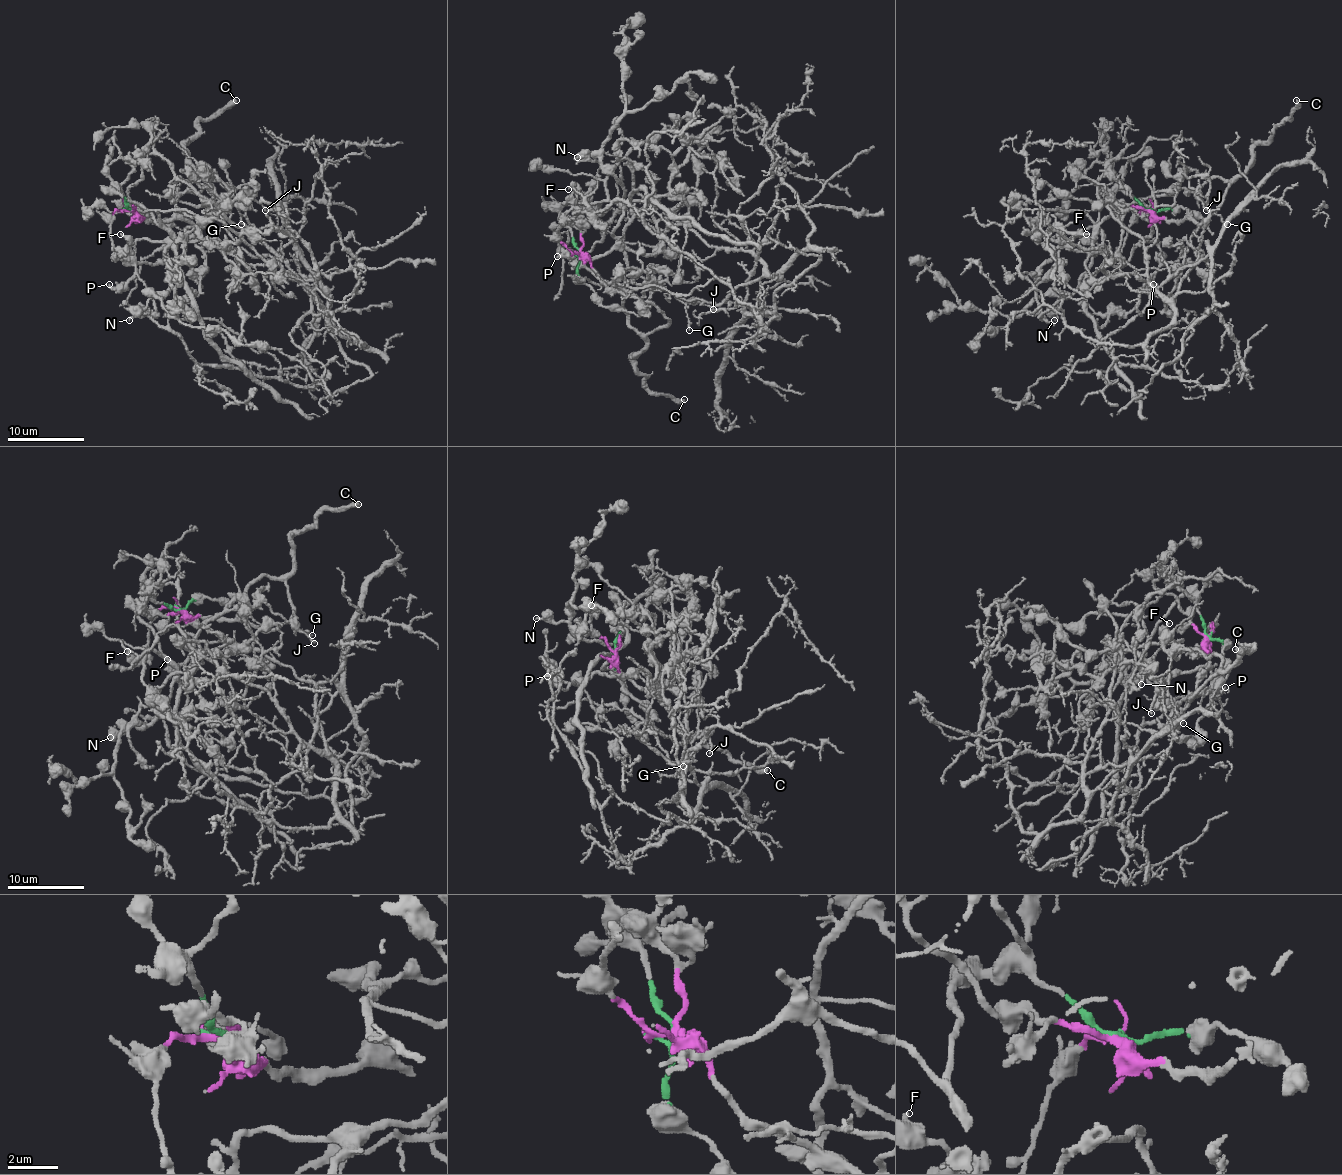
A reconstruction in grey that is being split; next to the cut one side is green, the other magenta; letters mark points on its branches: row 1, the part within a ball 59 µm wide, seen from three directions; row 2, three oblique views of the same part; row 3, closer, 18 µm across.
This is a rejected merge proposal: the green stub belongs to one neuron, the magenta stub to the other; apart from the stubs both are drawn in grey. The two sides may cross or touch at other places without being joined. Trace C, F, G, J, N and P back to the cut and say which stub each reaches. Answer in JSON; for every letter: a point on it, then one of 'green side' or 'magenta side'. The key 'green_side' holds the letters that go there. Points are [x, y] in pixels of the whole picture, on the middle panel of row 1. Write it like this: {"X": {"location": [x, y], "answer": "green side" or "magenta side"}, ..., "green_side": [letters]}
{"C": {"location": [684, 399], "answer": "magenta side"}, "F": {"location": [568, 189], "answer": "magenta side"}, "G": {"location": [689, 330], "answer": "magenta side"}, "J": {"location": [713, 309], "answer": "magenta side"}, "N": {"location": [577, 157], "answer": "green side"}, "P": {"location": [557, 256], "answer": "green side"}, "green_side": ["N", "P"]}

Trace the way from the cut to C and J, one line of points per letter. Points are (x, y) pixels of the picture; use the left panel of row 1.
C: (130, 210), (196, 225), (219, 210), (198, 183), (184, 146), (202, 119), (237, 100)
J: (130, 210), (204, 225), (219, 202), (181, 177), (175, 192), (198, 192), (215, 177), (266, 210)

